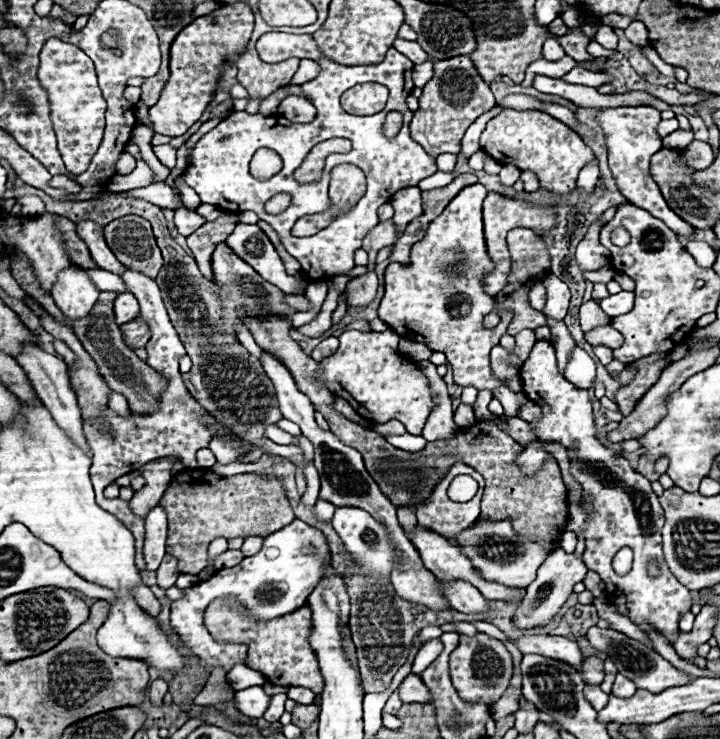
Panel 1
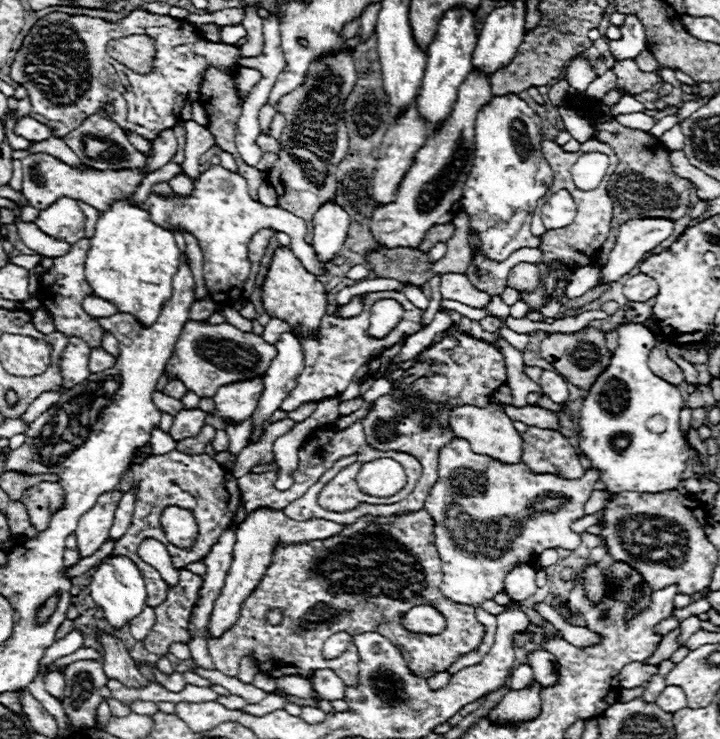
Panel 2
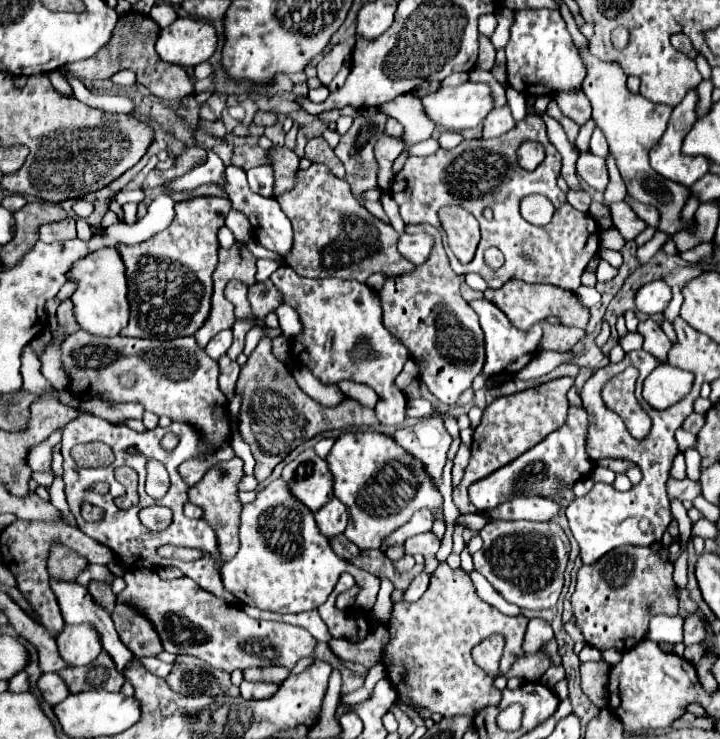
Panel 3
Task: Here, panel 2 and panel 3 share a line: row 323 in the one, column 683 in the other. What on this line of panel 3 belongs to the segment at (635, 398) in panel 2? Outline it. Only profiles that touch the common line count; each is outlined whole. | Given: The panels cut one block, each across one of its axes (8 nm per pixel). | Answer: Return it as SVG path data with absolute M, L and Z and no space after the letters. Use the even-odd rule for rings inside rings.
M658 614L650 620L646 638L652 642L658 642L658 644L660 642L678 644L678 642L682 642L682 624L684 624L684 620L680 616Z

